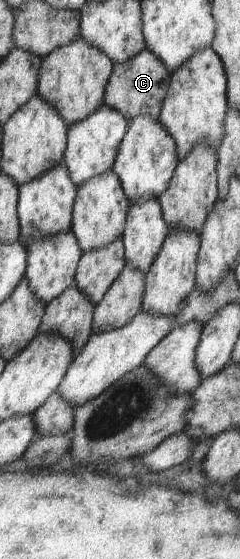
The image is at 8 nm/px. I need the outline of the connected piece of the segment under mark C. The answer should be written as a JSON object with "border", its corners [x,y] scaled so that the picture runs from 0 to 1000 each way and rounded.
{"border":[[[604,86],[588,98],[554,102],[538,113],[475,116],[471,134],[438,165],[433,186],[517,204],[533,211],[533,220],[604,206],[671,213],[713,143],[717,131],[704,131],[704,123],[621,88]]]}

